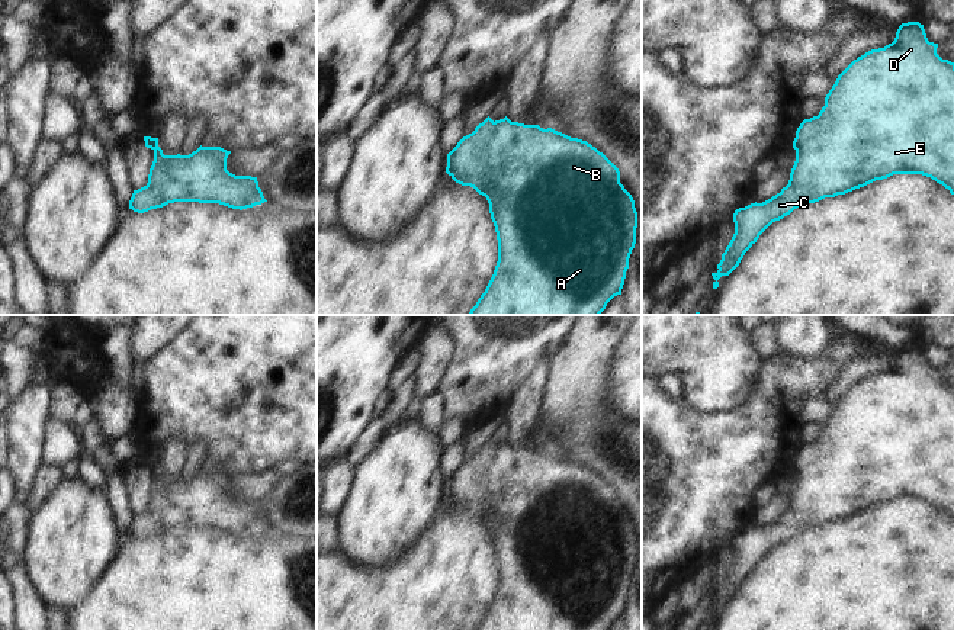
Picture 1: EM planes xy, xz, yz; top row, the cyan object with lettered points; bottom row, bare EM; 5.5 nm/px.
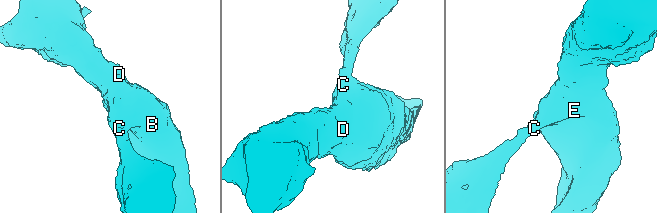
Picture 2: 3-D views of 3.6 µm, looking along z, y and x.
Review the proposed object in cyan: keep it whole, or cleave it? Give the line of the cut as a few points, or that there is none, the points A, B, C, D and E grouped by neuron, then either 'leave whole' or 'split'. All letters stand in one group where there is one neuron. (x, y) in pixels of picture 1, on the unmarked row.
cut none; groups A B C D E; leave whole

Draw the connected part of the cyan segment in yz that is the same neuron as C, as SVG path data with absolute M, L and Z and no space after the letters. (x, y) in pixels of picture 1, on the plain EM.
M902 348L892 369L865 377L838 401L819 440L804 444L796 456L796 486L788 510L762 528L755 527L735 536L735 559L722 579L719 595L712 598L713 614L719 613L717 605L722 601L729 601L739 591L745 578L772 547L790 540L803 528L845 520L893 499L922 499L954 520L954 388L942 385L937 373L938 369L928 366L924 350Z

